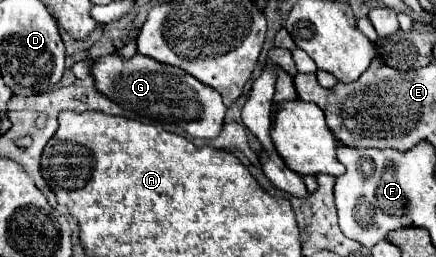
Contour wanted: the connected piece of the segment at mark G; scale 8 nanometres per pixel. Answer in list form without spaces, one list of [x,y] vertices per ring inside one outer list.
[[[109,53],[91,59],[91,77],[95,81],[95,89],[101,95],[111,97],[111,101],[123,109],[159,123],[179,125],[195,139],[213,139],[223,129],[227,109],[221,95],[179,67],[159,63],[141,53],[135,53],[129,59],[119,53]]]

